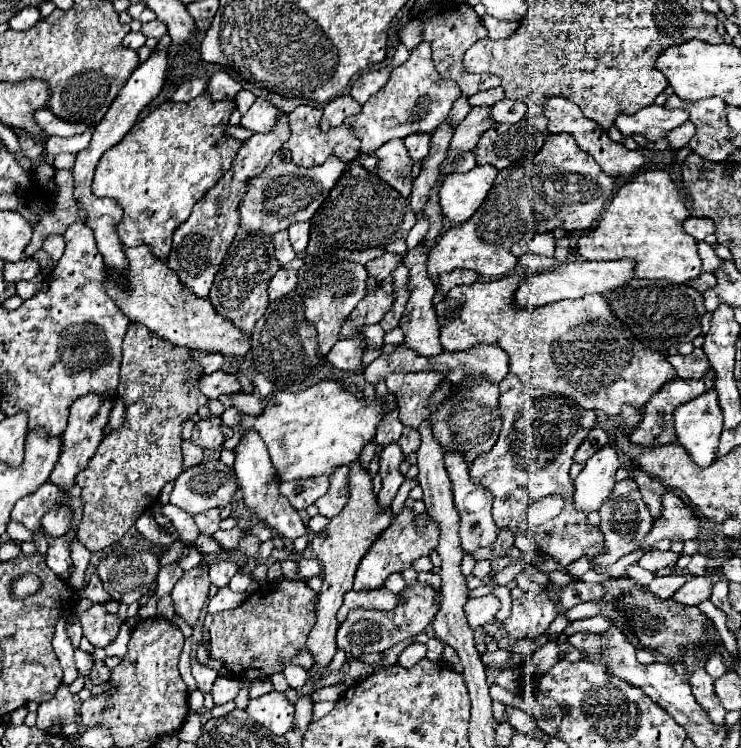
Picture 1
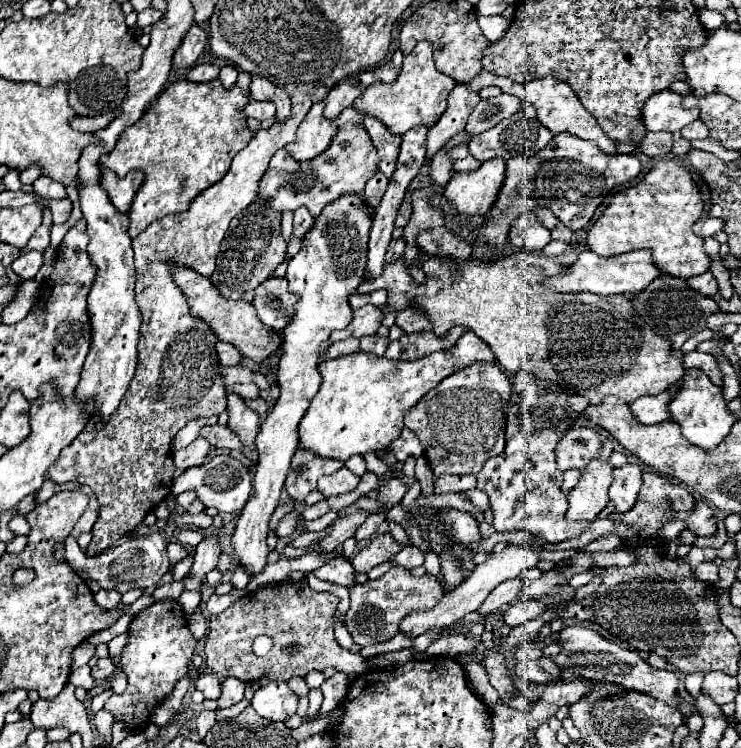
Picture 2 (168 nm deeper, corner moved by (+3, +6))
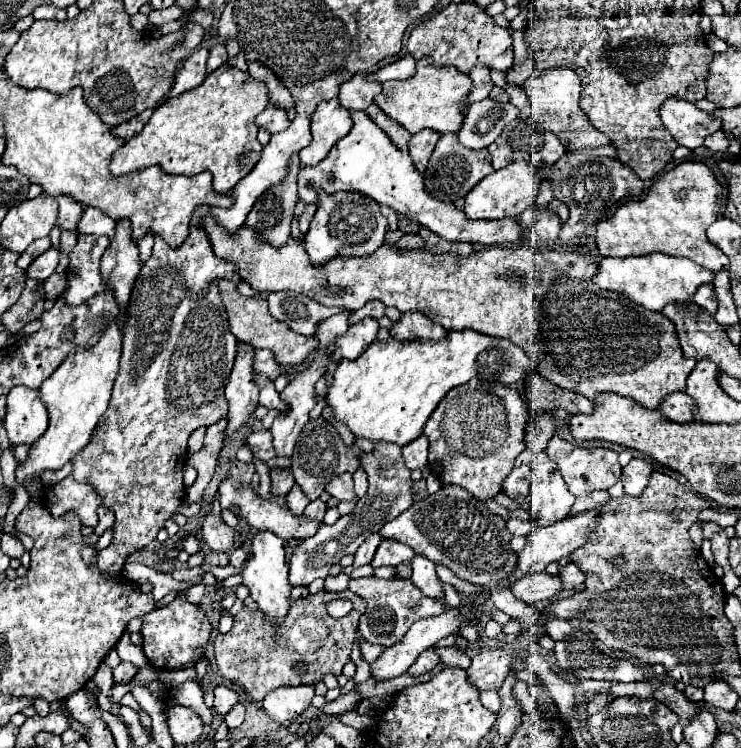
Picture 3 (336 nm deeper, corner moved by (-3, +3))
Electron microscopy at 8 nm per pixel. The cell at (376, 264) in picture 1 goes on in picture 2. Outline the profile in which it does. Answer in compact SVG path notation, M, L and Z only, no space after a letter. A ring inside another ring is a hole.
M393 239L391 243L389 243L389 249L387 249L387 255L385 255L385 263L393 263L395 259L399 259L401 255L403 255L403 251L405 251L405 245L403 245L403 239Z

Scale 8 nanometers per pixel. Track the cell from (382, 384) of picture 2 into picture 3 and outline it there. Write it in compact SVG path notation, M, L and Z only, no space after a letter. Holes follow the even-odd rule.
M449 330L445 338L437 342L429 340L397 340L389 338L385 342L373 342L357 360L343 360L337 364L333 386L327 392L327 404L333 408L335 418L345 422L351 432L359 438L369 438L371 442L393 442L405 446L423 434L423 426L429 420L431 412L437 408L441 398L455 386L469 382L471 378L481 378L489 382L499 382L503 386L511 386L533 374L537 364L505 338L493 338L479 334L475 330Z

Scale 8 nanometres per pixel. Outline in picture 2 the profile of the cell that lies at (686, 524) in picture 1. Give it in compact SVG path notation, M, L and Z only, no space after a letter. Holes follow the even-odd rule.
M703 501L695 503L695 507L691 509L689 517L685 519L685 525L695 535L713 535L717 531L713 509L707 503L703 503Z

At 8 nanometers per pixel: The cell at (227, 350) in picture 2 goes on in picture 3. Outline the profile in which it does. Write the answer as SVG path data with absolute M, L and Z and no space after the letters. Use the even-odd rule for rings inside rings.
M255 350L255 370L257 374L267 374L271 380L281 374L281 366L275 362L273 352L269 350Z

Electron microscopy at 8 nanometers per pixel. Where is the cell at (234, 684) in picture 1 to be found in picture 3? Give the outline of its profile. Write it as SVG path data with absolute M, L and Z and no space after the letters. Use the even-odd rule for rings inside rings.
M237 704L237 708L233 708L227 716L225 716L225 722L229 726L229 730L235 730L243 724L243 718L245 718L245 706L243 704Z

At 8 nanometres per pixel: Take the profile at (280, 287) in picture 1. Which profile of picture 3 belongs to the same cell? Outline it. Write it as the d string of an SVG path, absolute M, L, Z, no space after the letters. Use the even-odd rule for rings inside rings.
M273 292L267 294L269 312L273 318L285 322L293 332L303 336L315 336L317 324L327 320L337 312L345 312L347 308L327 308L307 296L297 292Z

